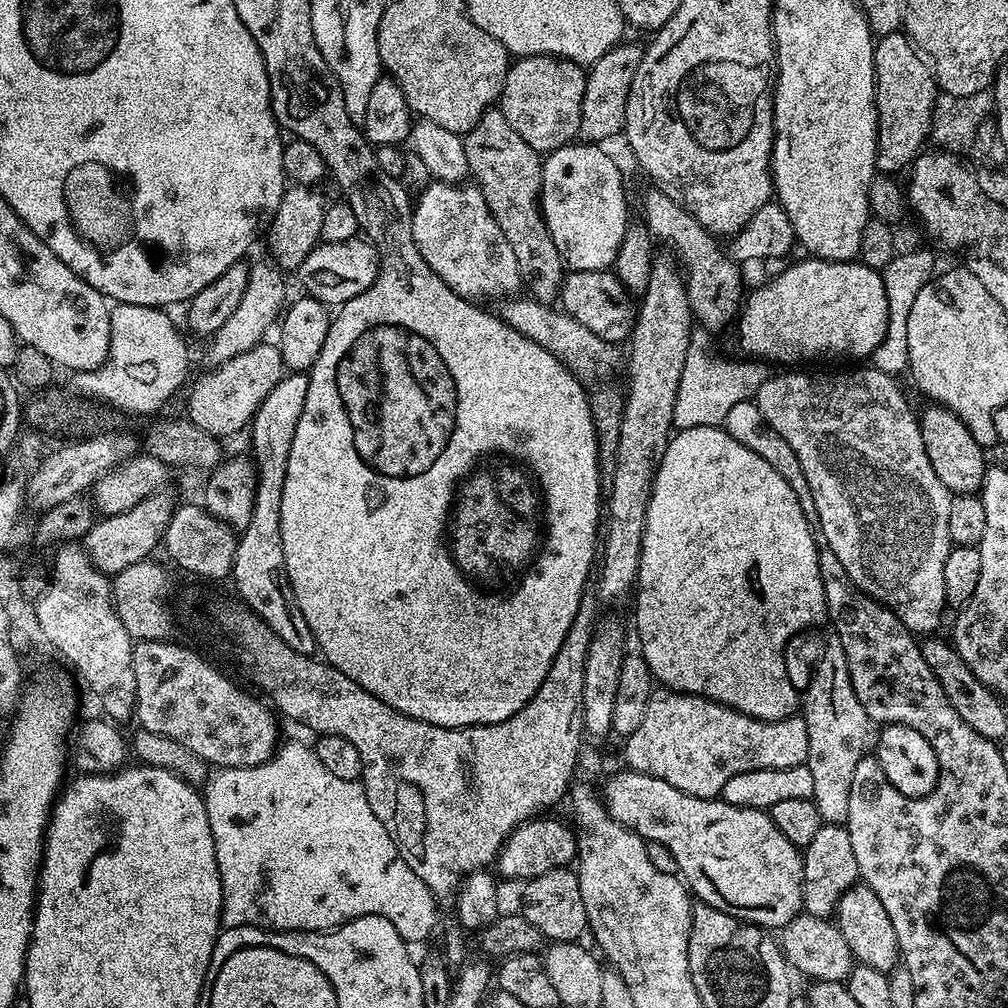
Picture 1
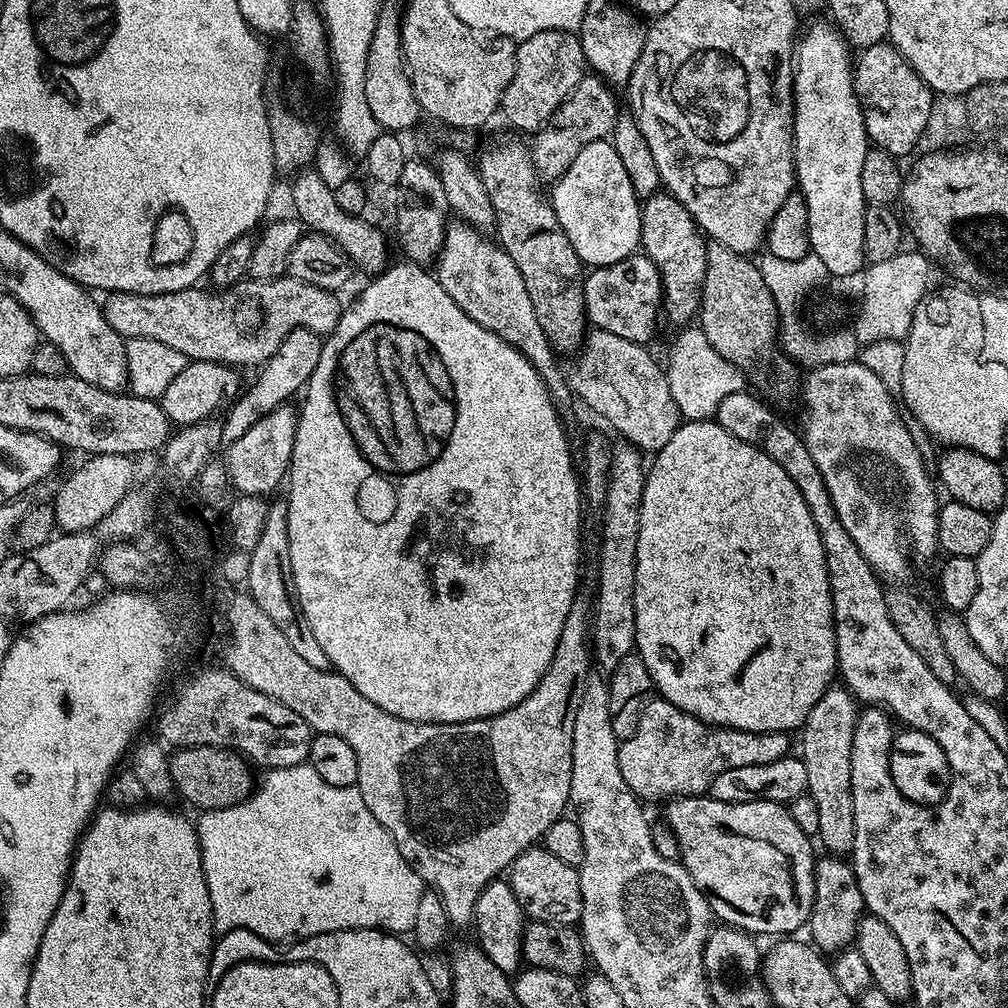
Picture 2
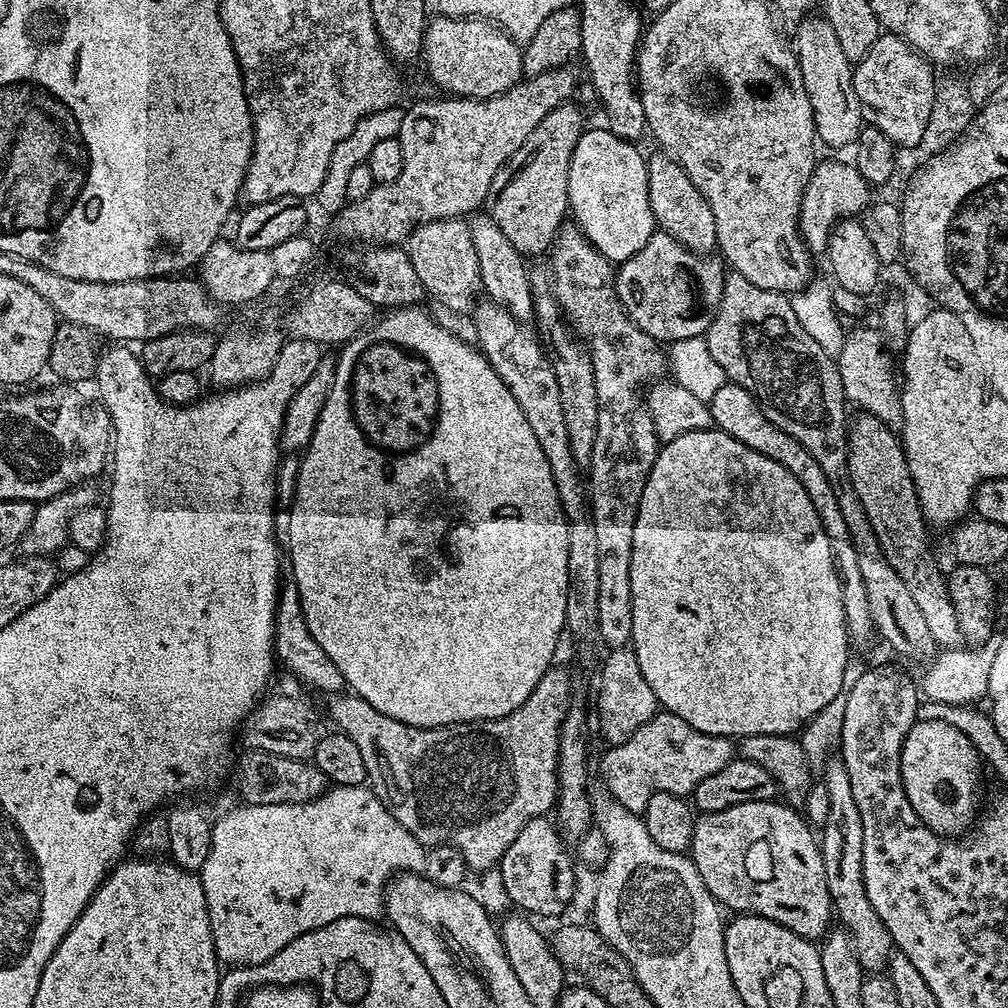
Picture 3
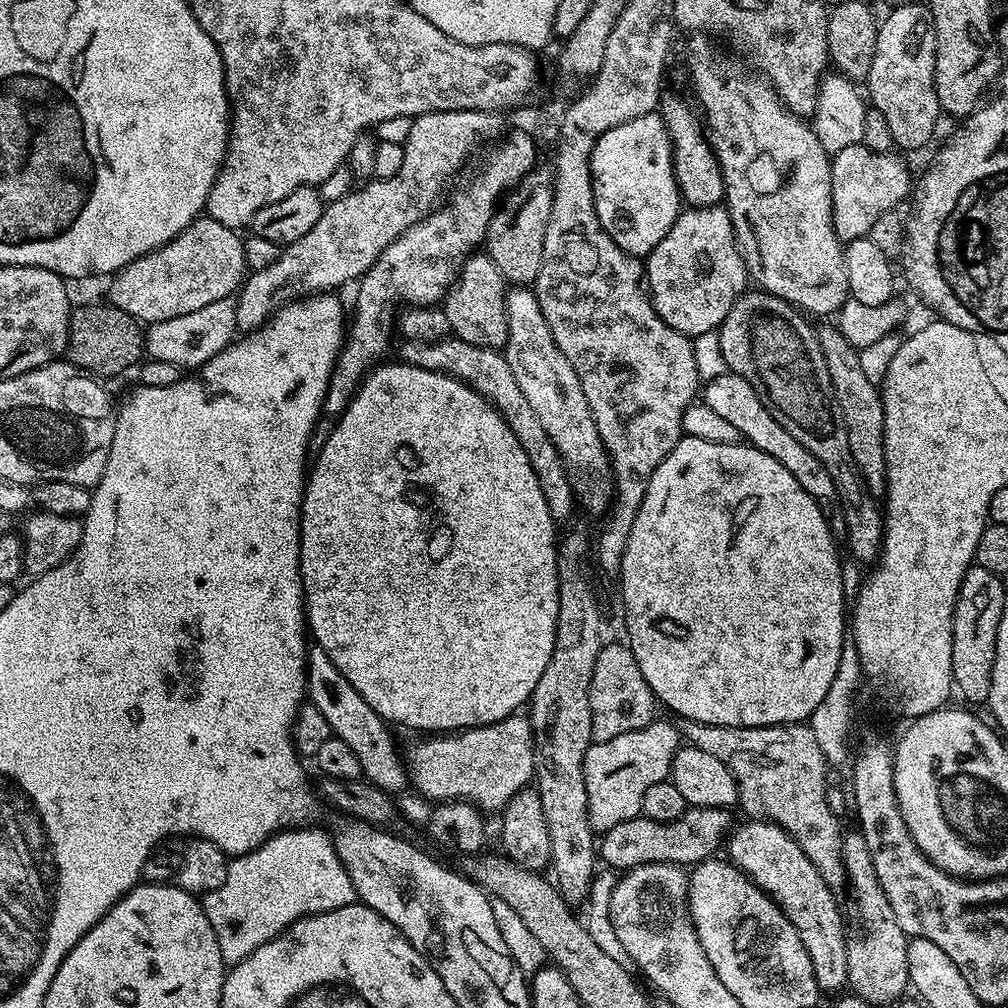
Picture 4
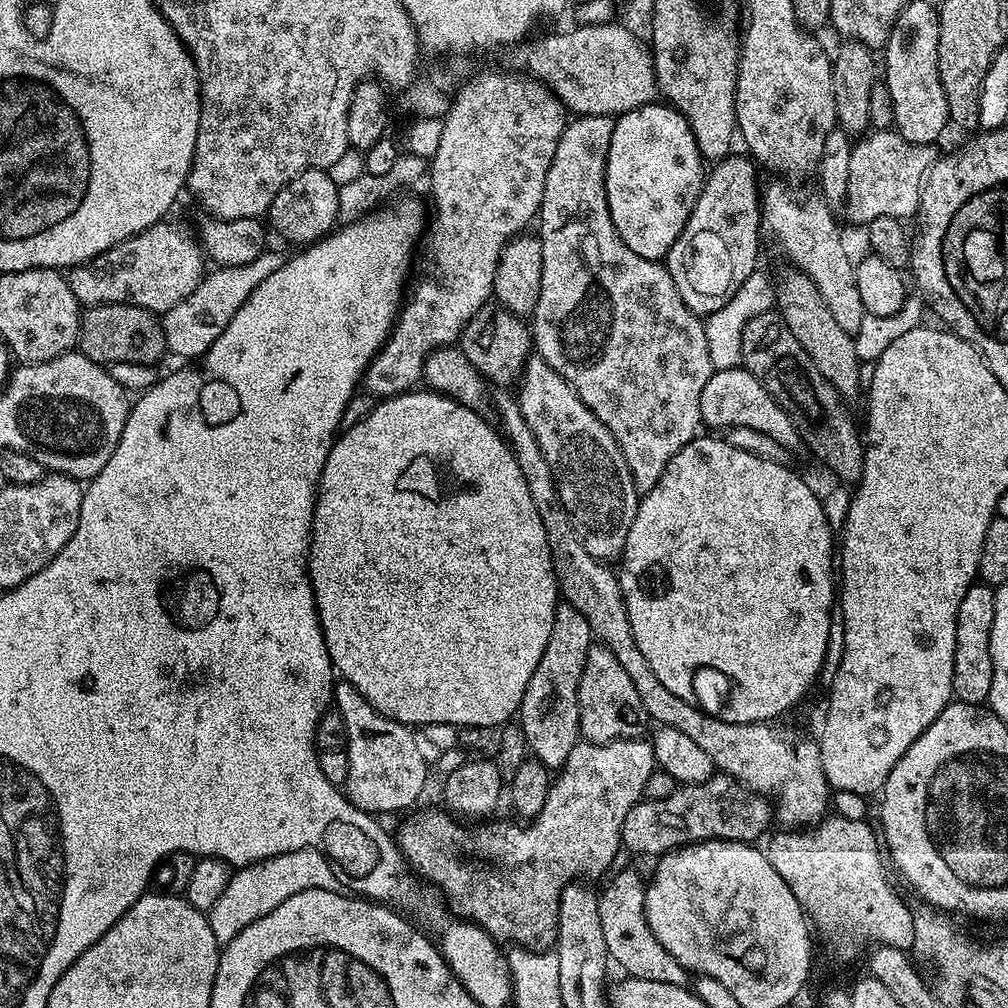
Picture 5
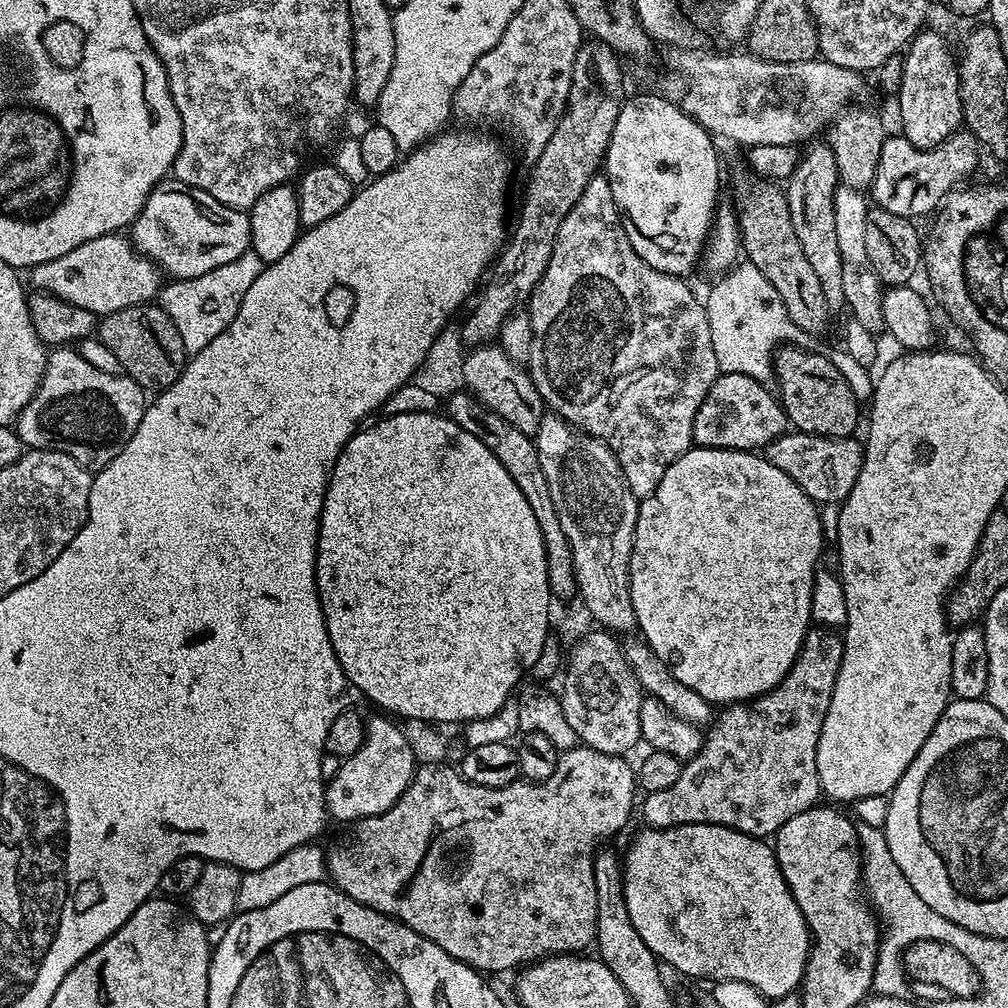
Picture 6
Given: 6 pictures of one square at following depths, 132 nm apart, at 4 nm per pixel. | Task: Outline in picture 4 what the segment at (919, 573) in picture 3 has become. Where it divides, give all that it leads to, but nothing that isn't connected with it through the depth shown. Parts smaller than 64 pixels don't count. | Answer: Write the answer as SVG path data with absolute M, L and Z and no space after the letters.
M836 326L820 328L816 337L822 350L822 358L826 358L826 371L830 373L830 382L834 386L834 394L838 398L838 410L842 414L842 422L846 426L846 442L850 442L850 454L854 454L854 462L866 482L869 492L880 498L885 495L886 462L884 461L884 411L882 410L881 389L866 378L861 367L859 351L850 344Z

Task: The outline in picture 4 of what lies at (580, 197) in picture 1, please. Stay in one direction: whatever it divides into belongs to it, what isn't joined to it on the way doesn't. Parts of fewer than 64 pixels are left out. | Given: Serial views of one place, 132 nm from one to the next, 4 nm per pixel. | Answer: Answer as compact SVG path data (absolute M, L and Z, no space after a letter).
M651 112L630 122L622 122L622 126L614 126L614 130L606 130L606 134L602 134L602 138L598 138L592 147L590 170L598 222L602 222L606 234L614 238L622 251L637 258L648 257L654 246L666 238L670 226L674 226L682 211L680 191L672 173L672 139L668 137L664 117Z

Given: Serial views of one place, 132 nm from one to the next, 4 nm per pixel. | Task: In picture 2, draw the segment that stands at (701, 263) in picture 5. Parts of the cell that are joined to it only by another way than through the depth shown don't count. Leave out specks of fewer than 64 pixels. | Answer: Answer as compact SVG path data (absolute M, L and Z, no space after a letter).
M643 254L627 256L613 264L601 268L592 268L584 276L584 315L592 328L601 328L610 334L618 334L618 338L626 338L635 344L647 345L648 339L656 332L656 319L662 316L662 293L660 291L660 275L656 264Z

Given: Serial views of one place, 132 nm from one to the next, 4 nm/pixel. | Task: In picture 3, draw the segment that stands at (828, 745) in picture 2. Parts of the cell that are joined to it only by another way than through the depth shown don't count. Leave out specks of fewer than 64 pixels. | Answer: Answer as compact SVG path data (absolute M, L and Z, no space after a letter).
M832 758L823 765L822 782L830 793L830 814L822 826L818 836L820 853L822 854L822 866L826 874L826 886L830 898L834 902L834 916L837 921L841 920L843 927L852 938L852 945L858 954L858 962L865 970L880 970L888 963L889 956L894 951L894 945L882 918L878 918L874 906L870 906L870 898L866 898L866 886L862 874L862 814L858 814L858 802L854 802L853 787L847 774L846 766L840 758Z

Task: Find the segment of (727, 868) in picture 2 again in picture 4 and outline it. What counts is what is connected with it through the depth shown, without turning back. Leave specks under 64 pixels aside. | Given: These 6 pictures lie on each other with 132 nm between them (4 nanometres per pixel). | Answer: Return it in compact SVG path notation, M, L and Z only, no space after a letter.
M751 818L737 823L731 829L726 840L727 859L735 864L740 871L744 872L760 889L772 899L786 914L786 918L798 930L798 938L802 938L802 946L806 946L806 954L810 954L810 962L814 966L816 981L821 993L836 994L847 985L846 954L848 953L849 937L844 936L844 916L836 905L837 893L829 888L828 883L814 870L814 862L802 854L802 848L786 830L782 830L777 824L771 824L769 820L754 820Z

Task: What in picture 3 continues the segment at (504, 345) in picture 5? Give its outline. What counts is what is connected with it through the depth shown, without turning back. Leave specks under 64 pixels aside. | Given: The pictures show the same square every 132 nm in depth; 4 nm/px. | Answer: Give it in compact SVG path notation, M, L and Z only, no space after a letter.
M463 219L417 224L407 238L406 251L425 293L433 296L442 307L467 313L477 303L476 292L481 291L478 256L474 254L472 231Z

